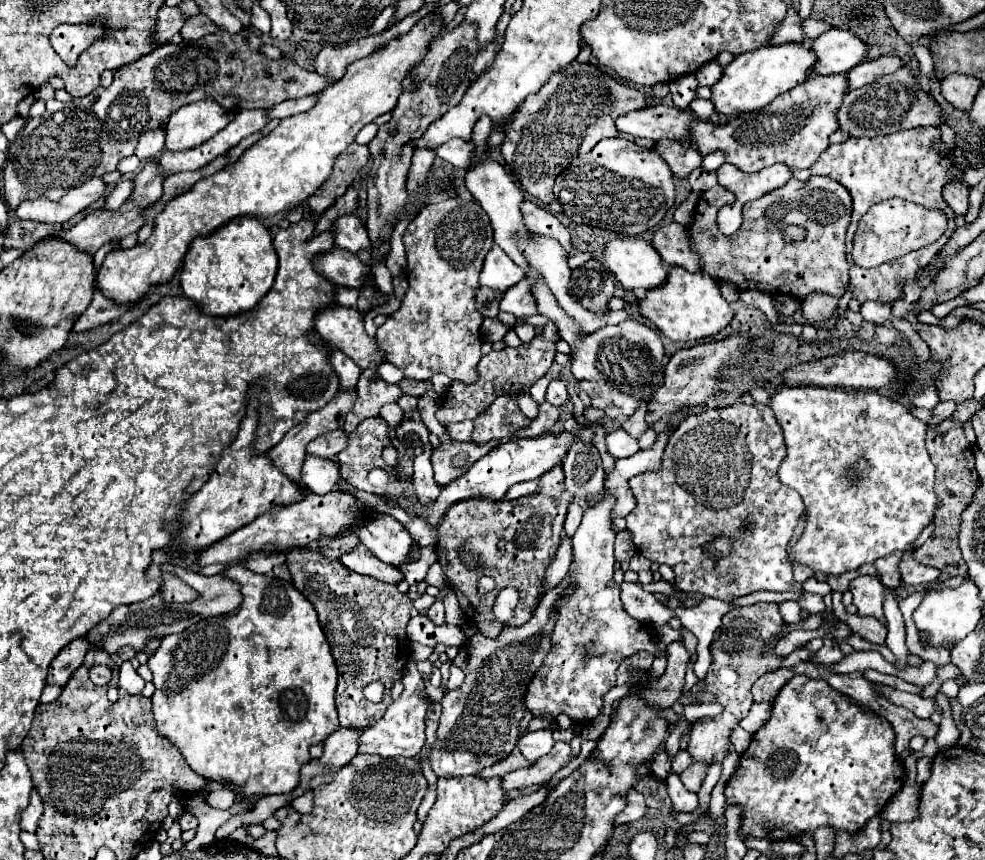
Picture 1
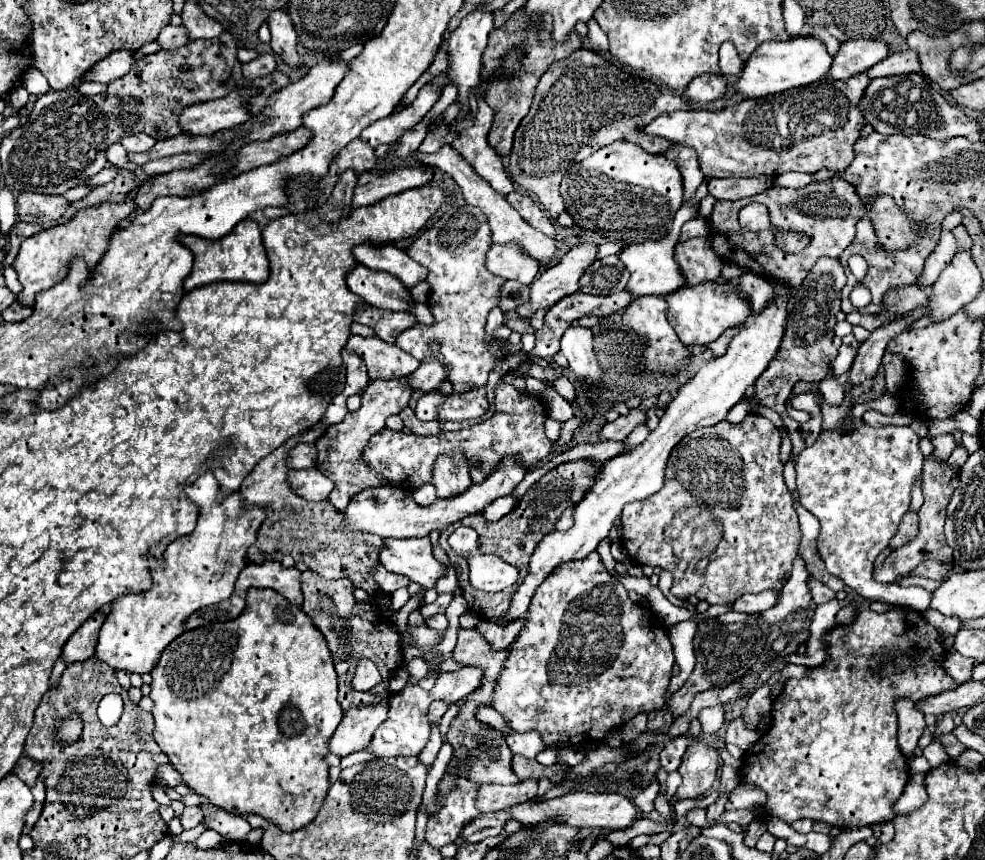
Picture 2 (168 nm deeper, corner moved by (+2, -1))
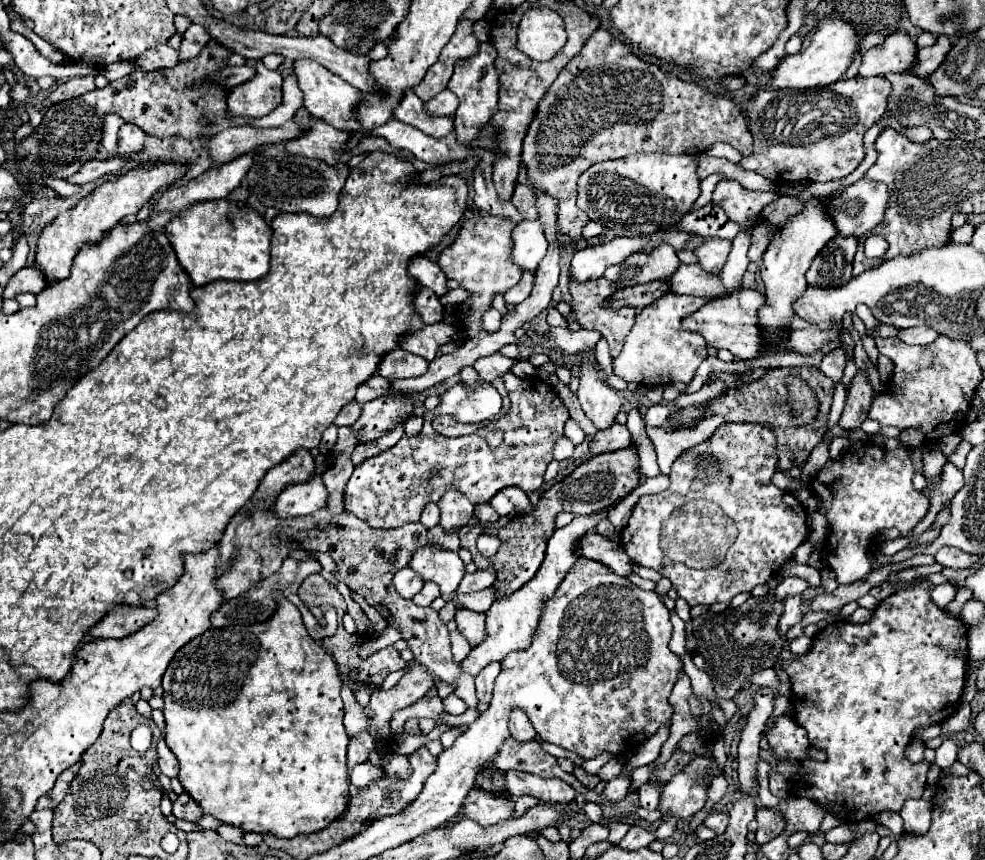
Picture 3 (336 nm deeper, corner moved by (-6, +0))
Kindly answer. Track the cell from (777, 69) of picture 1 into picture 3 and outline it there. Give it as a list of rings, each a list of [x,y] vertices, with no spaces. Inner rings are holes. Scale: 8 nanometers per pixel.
[[[823,18],[807,36],[803,42],[801,52],[785,56],[779,66],[771,72],[771,86],[773,88],[815,88],[815,86],[827,86],[843,78],[847,66],[851,64],[851,56],[857,50],[857,32],[847,22],[841,22],[839,18]]]

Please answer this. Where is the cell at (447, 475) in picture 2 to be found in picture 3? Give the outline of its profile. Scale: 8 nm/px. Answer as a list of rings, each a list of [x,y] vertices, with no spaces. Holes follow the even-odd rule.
[[[455,490],[445,492],[437,504],[441,508],[441,522],[439,524],[445,530],[451,530],[455,526],[465,526],[475,510],[475,506],[467,500],[467,496],[463,496],[461,492],[455,492]]]

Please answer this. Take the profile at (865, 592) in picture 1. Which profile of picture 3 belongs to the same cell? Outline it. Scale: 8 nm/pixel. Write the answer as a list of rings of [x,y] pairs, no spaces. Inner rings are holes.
[[[919,582],[911,588],[911,590],[899,590],[895,594],[891,594],[889,598],[885,598],[873,612],[871,620],[865,624],[851,624],[851,622],[831,622],[827,624],[827,628],[819,630],[813,638],[813,646],[811,650],[801,656],[791,660],[787,666],[781,666],[787,676],[791,676],[791,708],[795,708],[795,722],[799,726],[803,726],[807,730],[807,738],[811,740],[813,748],[819,748],[821,752],[827,752],[827,760],[825,762],[817,762],[817,760],[801,760],[805,772],[795,776],[791,794],[799,796],[799,798],[811,798],[813,802],[817,802],[819,806],[823,806],[829,812],[835,812],[837,808],[837,818],[841,822],[845,822],[845,814],[847,814],[847,824],[859,822],[859,820],[867,820],[879,812],[891,810],[891,812],[899,812],[899,808],[903,808],[903,802],[909,798],[921,798],[925,782],[927,782],[927,770],[929,770],[929,762],[921,762],[921,764],[913,764],[905,758],[905,748],[911,742],[911,736],[917,728],[927,728],[935,722],[943,722],[945,718],[949,718],[957,706],[959,706],[959,698],[963,692],[963,684],[965,684],[965,662],[967,662],[967,626],[959,620],[949,616],[945,610],[941,610],[937,604],[933,604],[931,600],[931,590],[933,584],[929,582]]]

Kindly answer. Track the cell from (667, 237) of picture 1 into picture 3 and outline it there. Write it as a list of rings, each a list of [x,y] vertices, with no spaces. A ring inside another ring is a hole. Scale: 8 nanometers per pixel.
[[[705,238],[703,244],[695,248],[701,268],[709,274],[717,274],[723,268],[729,252],[731,252],[731,240],[725,238]]]

